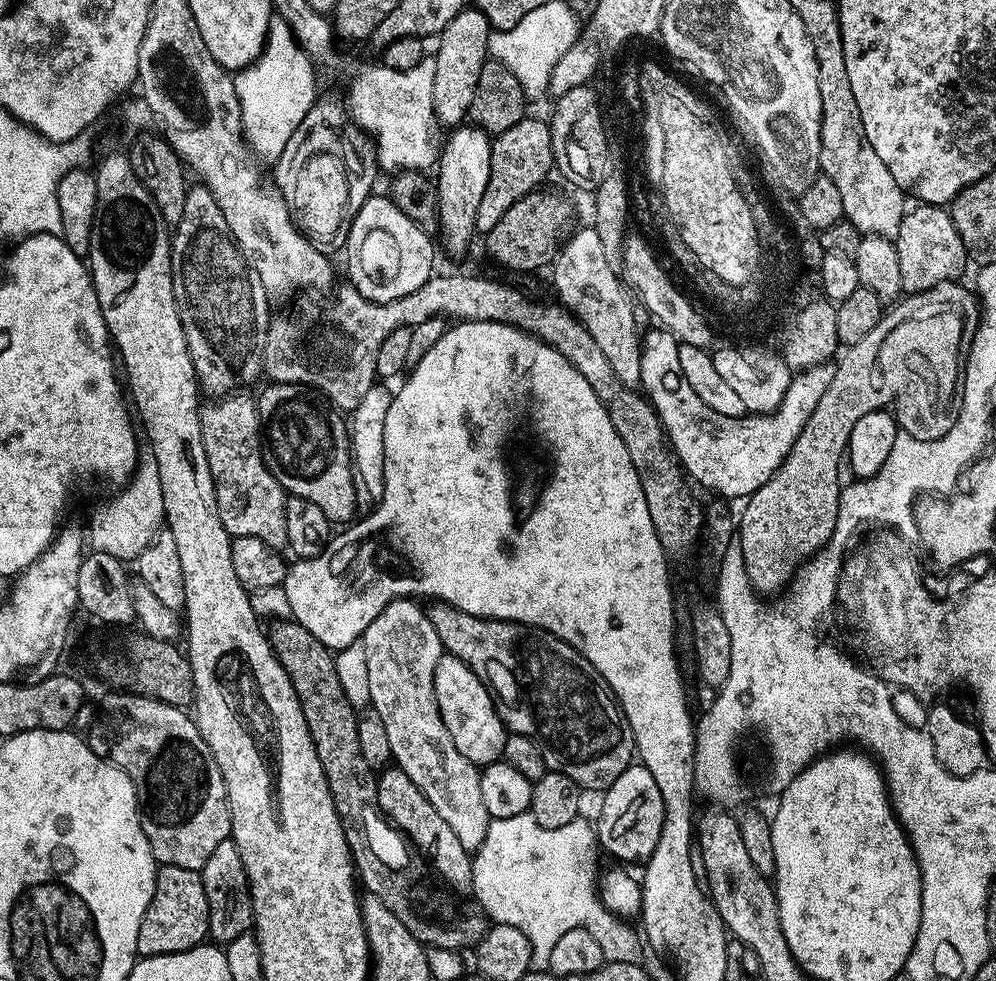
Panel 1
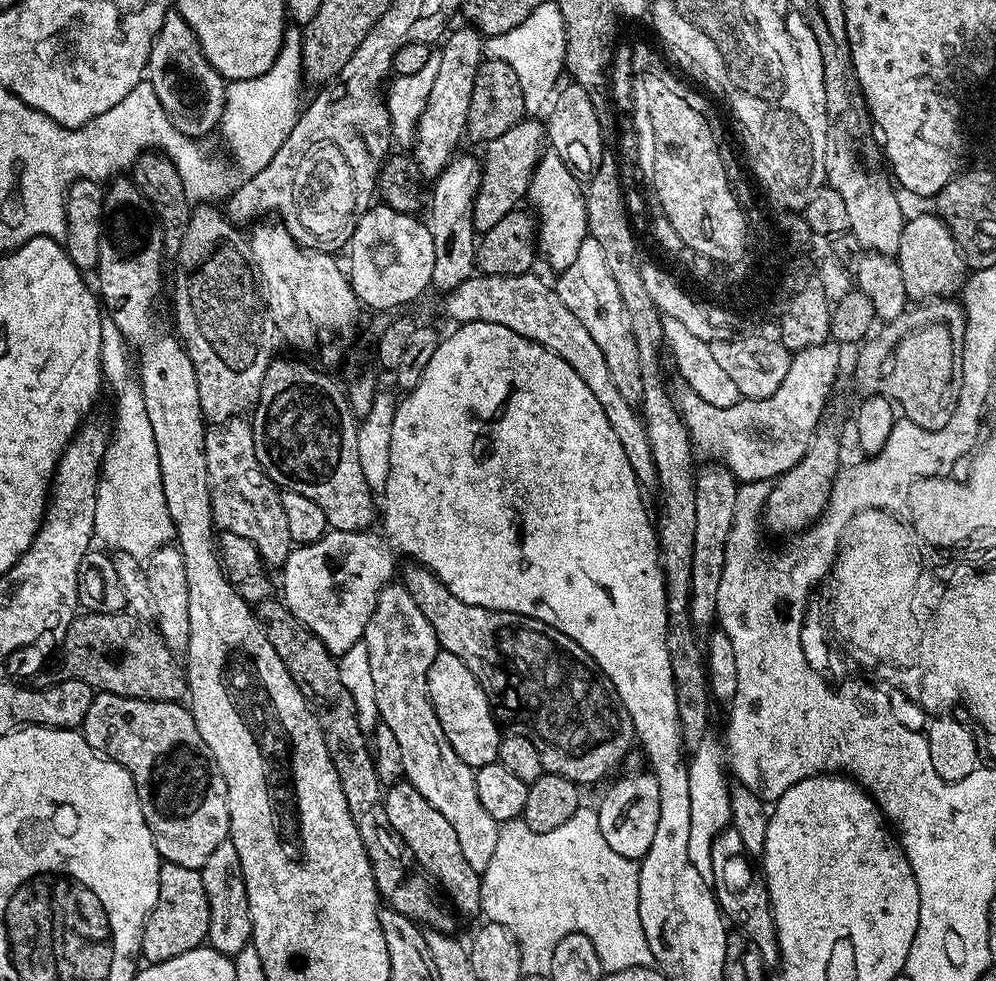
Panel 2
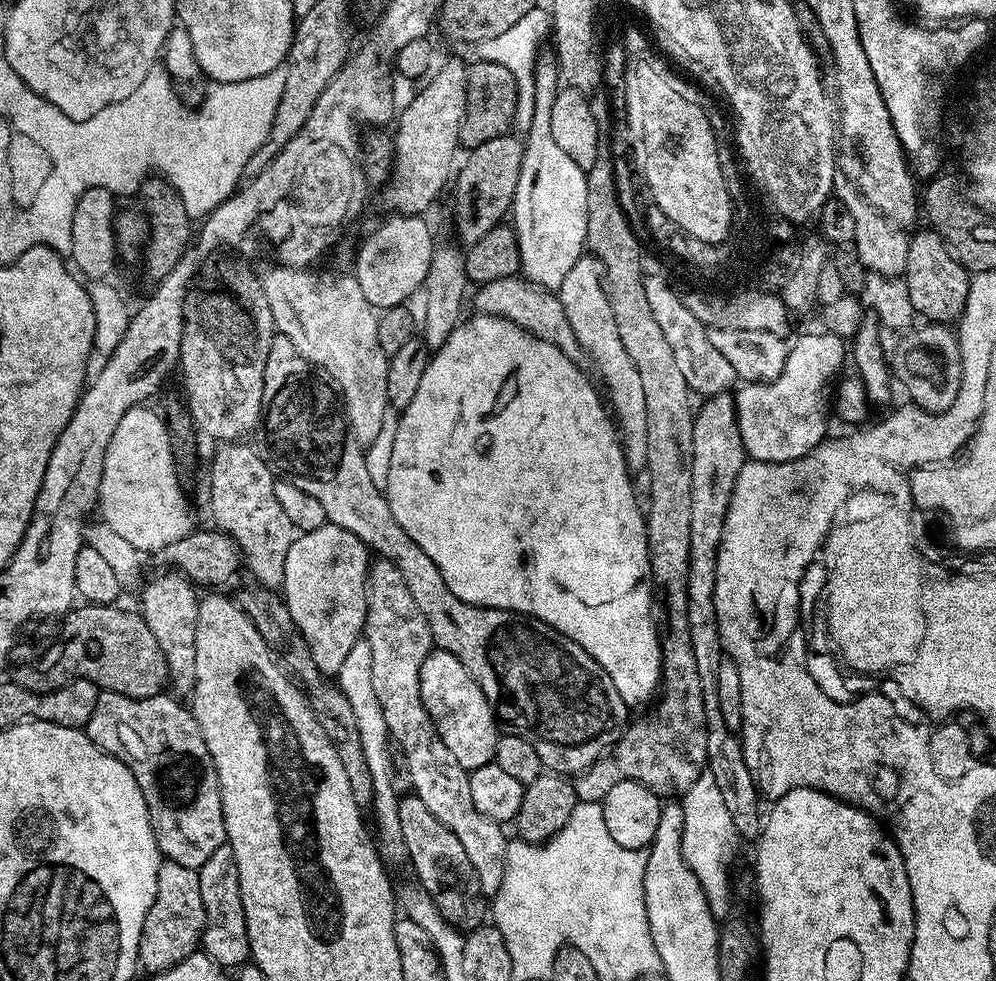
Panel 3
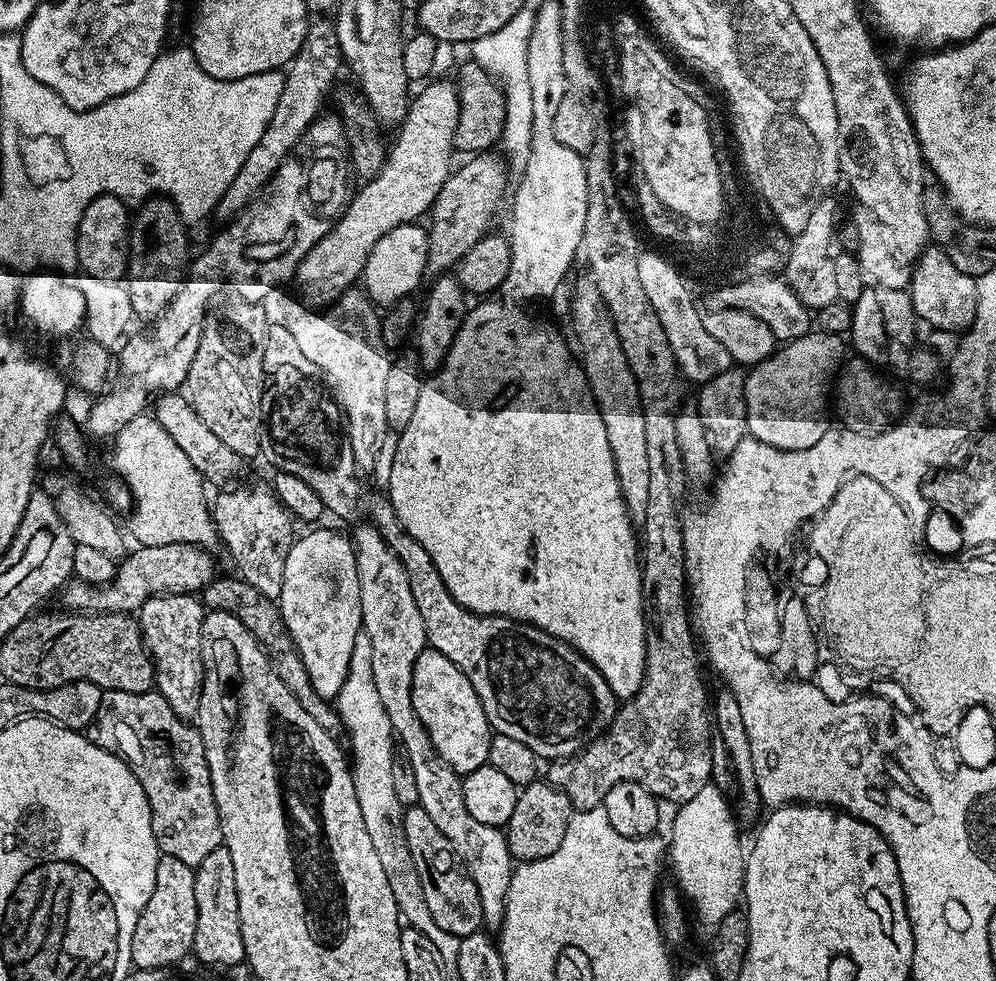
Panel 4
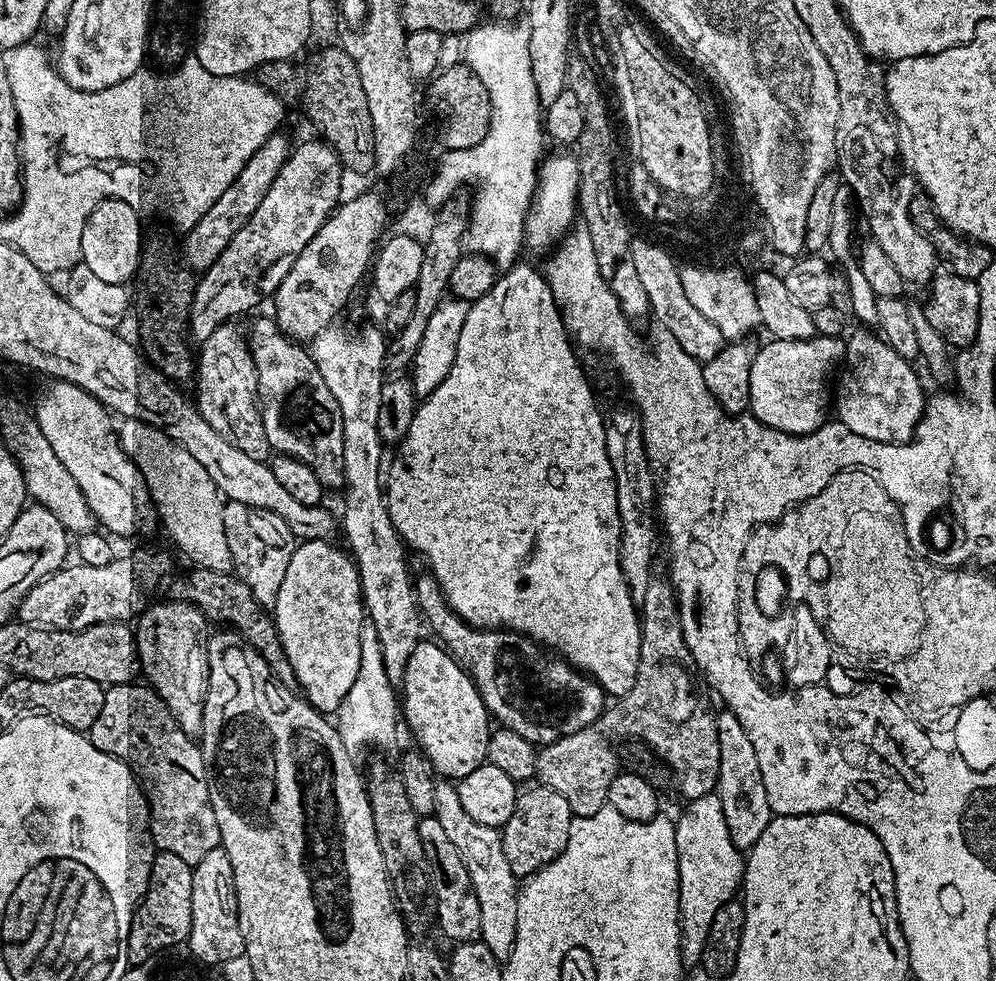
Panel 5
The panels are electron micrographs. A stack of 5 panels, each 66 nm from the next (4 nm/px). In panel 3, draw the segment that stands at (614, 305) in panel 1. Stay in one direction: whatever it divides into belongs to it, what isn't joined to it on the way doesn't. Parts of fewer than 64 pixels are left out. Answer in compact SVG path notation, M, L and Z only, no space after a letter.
M585 254L570 266L566 273L566 279L558 289L558 295L562 302L562 310L566 310L566 318L570 318L570 326L574 329L574 336L586 353L587 359L592 359L592 364L596 367L596 372L600 375L599 383L604 383L603 391L606 393L606 404L618 425L618 435L622 441L624 449L624 461L628 463L628 470L633 474L643 473L648 467L648 447L646 446L646 393L642 387L642 381L638 370L634 367L634 362L630 354L626 354L626 346L622 346L622 337L618 335L618 325L614 322L614 310L610 310L610 298L604 289L604 278L602 269L595 256Z

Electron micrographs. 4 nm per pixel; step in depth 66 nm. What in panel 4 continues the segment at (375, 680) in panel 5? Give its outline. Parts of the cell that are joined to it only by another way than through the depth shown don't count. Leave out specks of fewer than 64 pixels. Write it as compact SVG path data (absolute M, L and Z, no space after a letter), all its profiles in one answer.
M363 630L357 634L354 641L346 682L342 684L342 690L336 695L334 707L340 713L343 731L345 733L348 731L348 740L352 743L352 752L350 748L352 781L354 790L358 794L358 804L362 806L362 820L366 822L366 830L370 833L370 840L374 842L374 850L378 853L378 859L382 861L382 870L386 870L390 891L394 893L394 902L398 906L400 915L411 927L426 934L426 938L430 938L430 942L438 946L438 954L442 954L445 960L455 962L458 958L461 937L449 934L447 930L442 930L442 926L438 926L438 922L434 922L434 917L430 914L430 906L426 906L426 894L422 894L422 878L418 878L418 866L414 866L410 846L406 846L405 805L400 804L394 794L394 751L392 752L394 729L386 712L386 706L378 696L378 686L374 684L374 650L370 650L370 638L366 638Z

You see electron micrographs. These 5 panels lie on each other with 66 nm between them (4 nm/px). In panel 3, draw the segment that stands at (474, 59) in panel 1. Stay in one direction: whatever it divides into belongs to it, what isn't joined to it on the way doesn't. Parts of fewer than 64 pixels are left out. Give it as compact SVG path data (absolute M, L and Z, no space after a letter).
M445 59L442 70L425 79L424 89L405 108L403 105L394 124L396 162L392 169L392 179L382 188L384 204L389 208L389 213L402 216L424 214L439 198L440 191L447 184L449 187L457 163L456 147L462 139L462 122L466 118L467 81L468 64L465 61Z

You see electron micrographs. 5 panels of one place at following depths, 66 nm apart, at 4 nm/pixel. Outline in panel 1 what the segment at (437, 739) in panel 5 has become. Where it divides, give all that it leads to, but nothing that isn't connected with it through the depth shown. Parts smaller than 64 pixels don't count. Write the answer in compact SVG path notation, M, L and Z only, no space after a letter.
M447 654L440 657L434 670L434 694L442 722L450 730L450 738L454 738L454 746L462 758L483 766L503 757L506 729L496 712L492 693L462 661Z

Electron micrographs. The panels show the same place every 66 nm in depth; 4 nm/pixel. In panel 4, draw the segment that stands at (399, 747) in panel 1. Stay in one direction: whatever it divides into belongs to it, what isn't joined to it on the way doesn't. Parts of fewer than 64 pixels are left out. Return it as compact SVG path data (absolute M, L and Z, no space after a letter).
M360 522L355 525L356 533L351 533L351 541L356 548L357 556L357 570L358 570L358 588L361 590L361 622L363 624L363 631L366 638L370 638L370 650L374 650L374 684L378 686L378 696L382 698L382 704L386 706L386 712L392 723L395 735L404 743L403 751L410 758L412 769L414 770L416 781L418 782L418 796L420 798L419 807L426 810L426 814L430 814L431 820L438 826L438 830L442 830L442 834L446 834L446 838L450 838L450 842L458 851L460 851L461 858L464 859L464 865L468 867L470 878L474 878L474 886L478 886L478 898L482 898L482 914L484 915L485 925L490 929L499 929L504 923L504 912L506 911L506 904L508 902L508 891L510 890L510 882L512 881L512 874L514 871L514 857L510 849L508 849L507 835L500 828L494 826L486 826L486 822L478 822L478 818L473 818L470 810L466 810L466 798L462 798L462 786L464 785L461 773L456 772L448 763L440 757L436 752L434 742L430 740L430 734L426 730L424 723L418 718L418 714L414 710L414 698L412 697L412 687L414 686L414 662L418 662L418 654L422 654L427 645L426 626L422 626L422 614L418 614L418 605L414 603L414 594L410 594L410 577L408 572L402 566L402 562L394 554L394 550L390 550L388 543L382 538L382 534L376 528L376 525L371 522Z

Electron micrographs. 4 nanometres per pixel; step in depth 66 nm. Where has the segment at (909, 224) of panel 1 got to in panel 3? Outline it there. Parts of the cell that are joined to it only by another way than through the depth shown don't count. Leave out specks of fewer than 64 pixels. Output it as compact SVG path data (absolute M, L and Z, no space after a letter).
M933 230L925 231L911 233L906 270L902 278L906 282L906 290L910 290L910 302L914 302L917 317L925 316L925 321L948 326L959 321L964 313L968 291L972 285L970 273L959 263L946 241Z

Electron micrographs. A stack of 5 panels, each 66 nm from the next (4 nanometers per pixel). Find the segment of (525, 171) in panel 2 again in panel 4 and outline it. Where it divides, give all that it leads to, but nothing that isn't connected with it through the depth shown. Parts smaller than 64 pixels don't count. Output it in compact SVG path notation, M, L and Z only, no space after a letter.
M484 152L473 160L448 173L438 198L434 198L430 209L432 225L427 225L428 265L427 271L432 274L448 274L455 269L461 258L489 231L492 219L504 200L504 191L508 188L509 165L503 155L495 156Z

